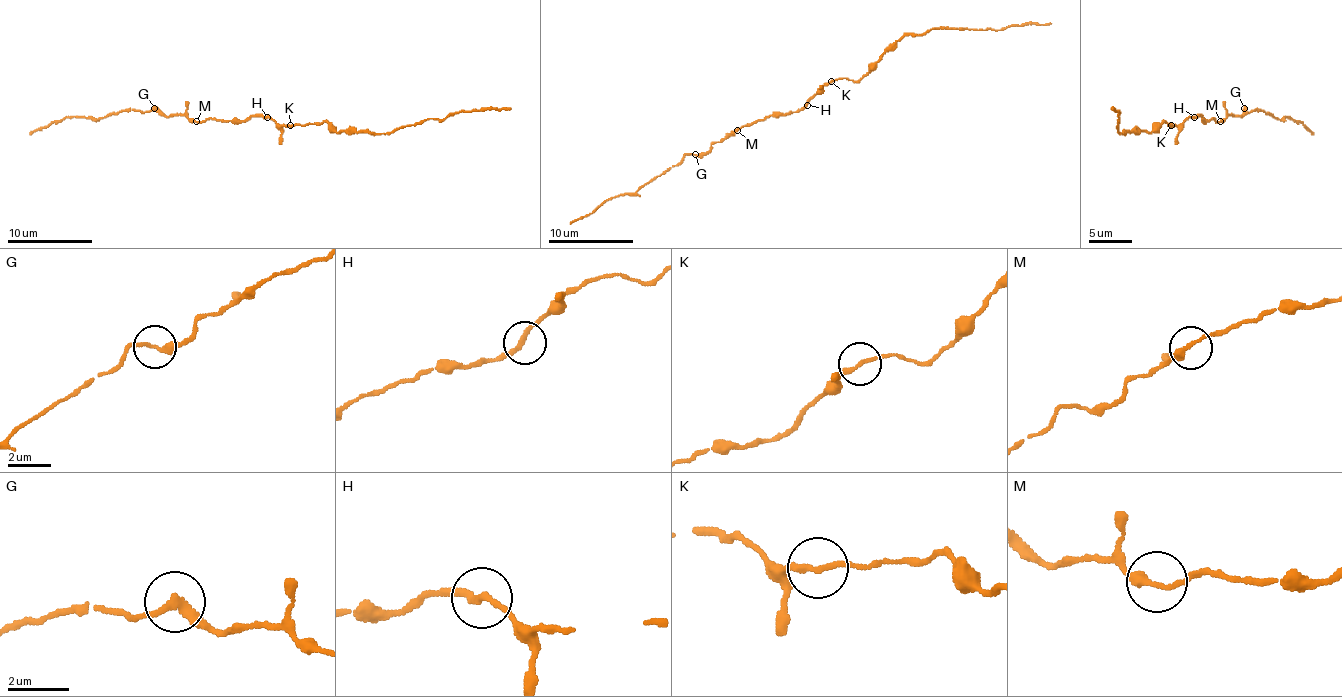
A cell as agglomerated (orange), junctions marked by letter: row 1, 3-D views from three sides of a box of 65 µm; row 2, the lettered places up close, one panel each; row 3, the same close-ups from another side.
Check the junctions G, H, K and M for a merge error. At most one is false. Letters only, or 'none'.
none

